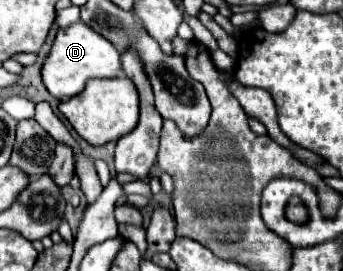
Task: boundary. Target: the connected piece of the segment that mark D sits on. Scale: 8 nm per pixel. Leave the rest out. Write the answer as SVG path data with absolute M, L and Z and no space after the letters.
M74 22L66 28L58 28L54 44L42 64L42 82L54 98L68 100L80 94L90 78L116 78L120 72L120 52L84 22Z

